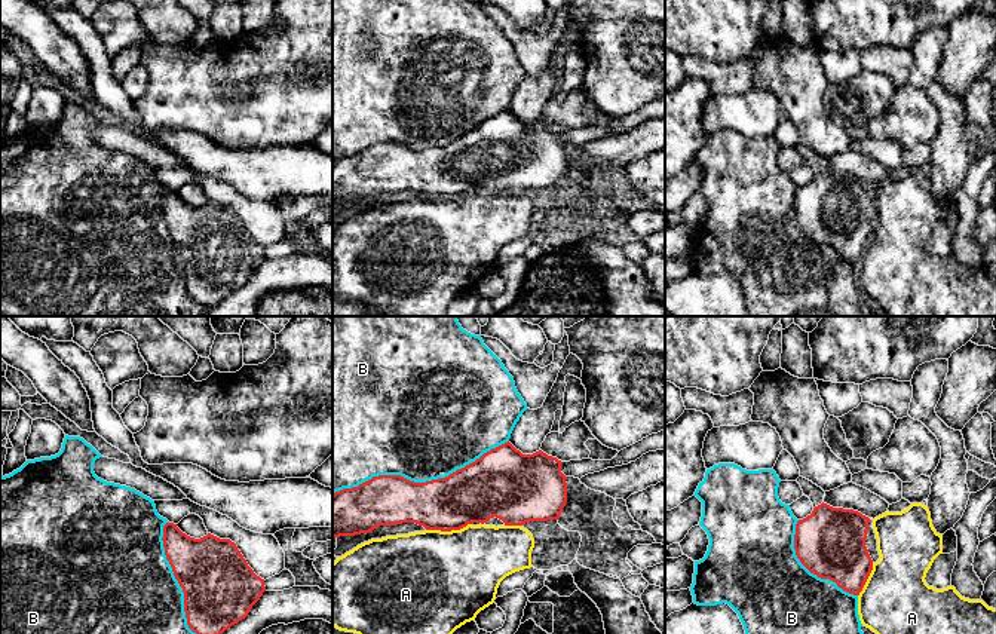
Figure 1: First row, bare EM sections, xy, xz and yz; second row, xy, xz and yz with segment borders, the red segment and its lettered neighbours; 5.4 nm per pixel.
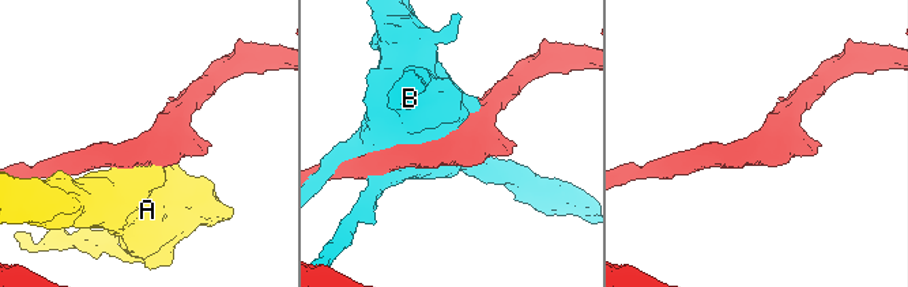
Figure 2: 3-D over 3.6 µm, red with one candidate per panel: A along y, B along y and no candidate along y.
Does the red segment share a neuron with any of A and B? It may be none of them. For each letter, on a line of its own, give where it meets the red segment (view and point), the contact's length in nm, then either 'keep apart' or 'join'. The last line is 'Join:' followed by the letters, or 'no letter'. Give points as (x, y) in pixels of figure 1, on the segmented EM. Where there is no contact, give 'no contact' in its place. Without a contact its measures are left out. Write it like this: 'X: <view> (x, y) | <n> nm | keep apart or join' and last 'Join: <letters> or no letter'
A: xz (449, 530) | 260 nm | keep apart
B: xz (420, 483) | 1000 nm | keep apart
Join: no letter

